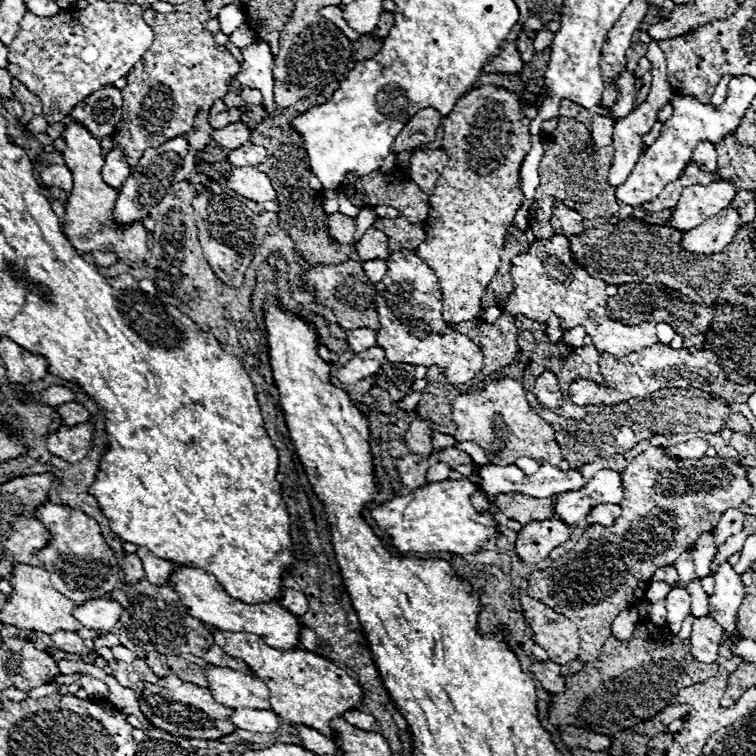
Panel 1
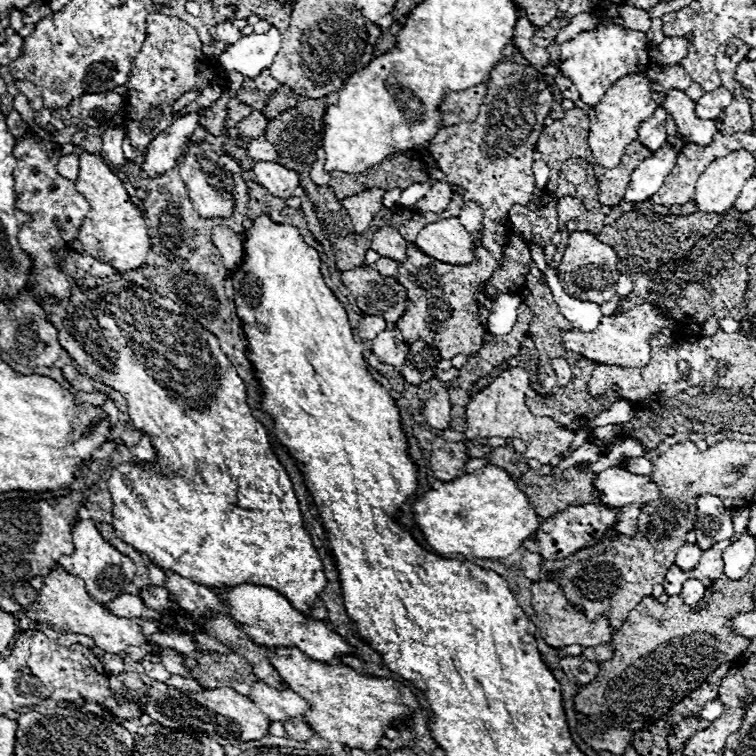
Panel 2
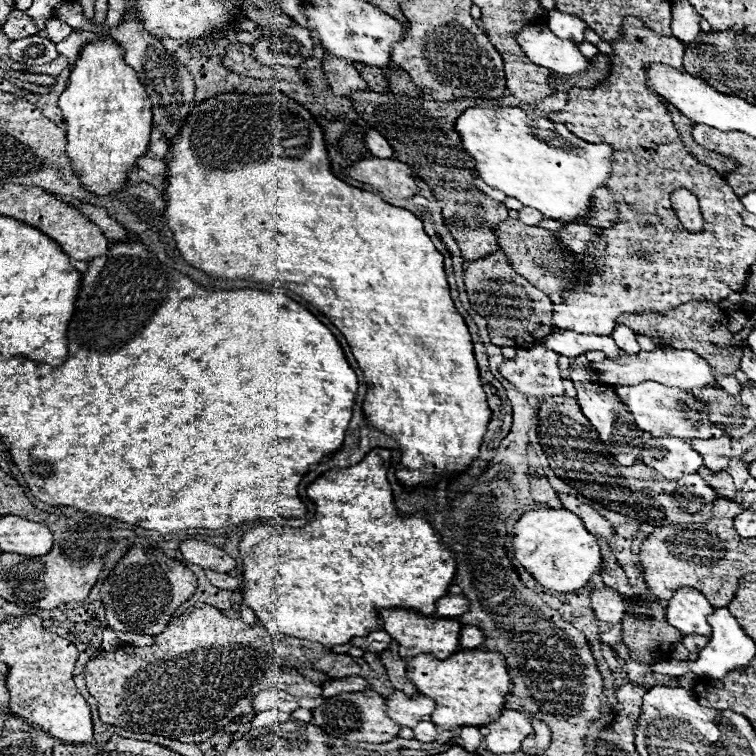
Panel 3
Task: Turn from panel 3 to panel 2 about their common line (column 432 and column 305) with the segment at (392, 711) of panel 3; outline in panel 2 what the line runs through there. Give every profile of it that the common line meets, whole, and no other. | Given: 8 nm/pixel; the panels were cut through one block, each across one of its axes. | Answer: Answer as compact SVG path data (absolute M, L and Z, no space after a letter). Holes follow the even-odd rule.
M252 682L248 698L272 720L286 720L286 718L298 718L308 710L308 704L304 698L294 694L292 690L276 690L264 682Z

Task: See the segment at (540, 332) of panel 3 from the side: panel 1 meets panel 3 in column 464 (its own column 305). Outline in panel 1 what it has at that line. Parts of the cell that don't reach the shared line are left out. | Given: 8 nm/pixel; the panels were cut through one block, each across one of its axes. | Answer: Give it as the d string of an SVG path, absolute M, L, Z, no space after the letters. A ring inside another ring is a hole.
M348 260L348 262L342 262L338 266L314 264L314 266L308 266L302 272L300 282L308 284L308 286L312 286L316 290L316 298L314 298L316 304L332 310L334 316L338 318L338 326L342 330L352 330L352 328L372 328L372 330L378 330L378 316L376 316L374 306L372 306L374 286L366 278L360 262Z

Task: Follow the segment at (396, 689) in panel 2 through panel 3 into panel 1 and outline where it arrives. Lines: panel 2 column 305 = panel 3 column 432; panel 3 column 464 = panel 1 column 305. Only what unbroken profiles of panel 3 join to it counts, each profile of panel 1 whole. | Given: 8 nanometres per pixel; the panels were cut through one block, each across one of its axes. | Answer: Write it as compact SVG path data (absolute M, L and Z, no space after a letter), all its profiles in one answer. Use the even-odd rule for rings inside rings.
M218 628L210 630L212 640L218 648L222 648L232 658L244 660L252 674L268 684L270 690L270 708L292 724L304 724L308 728L318 730L324 736L332 736L330 720L340 718L344 712L358 706L362 700L362 688L354 678L350 678L342 668L334 662L308 652L308 650L278 650L264 644L260 636L254 634L234 634L222 632Z

